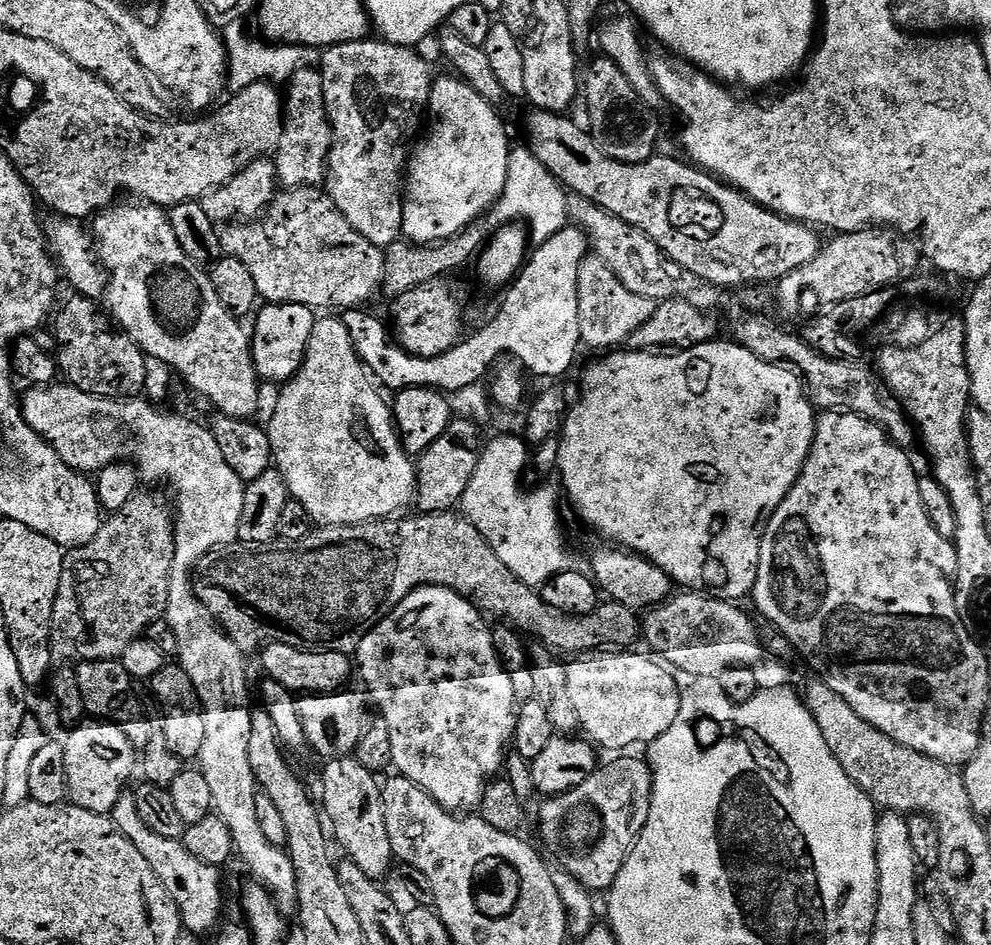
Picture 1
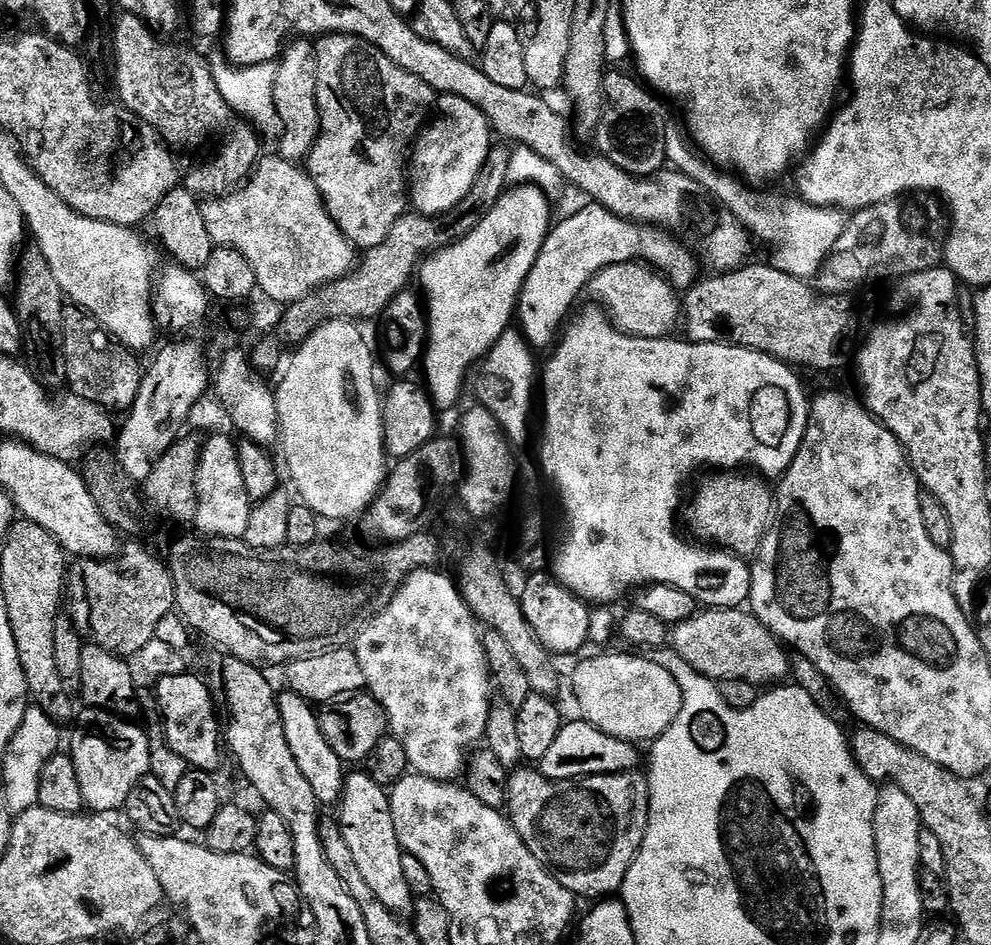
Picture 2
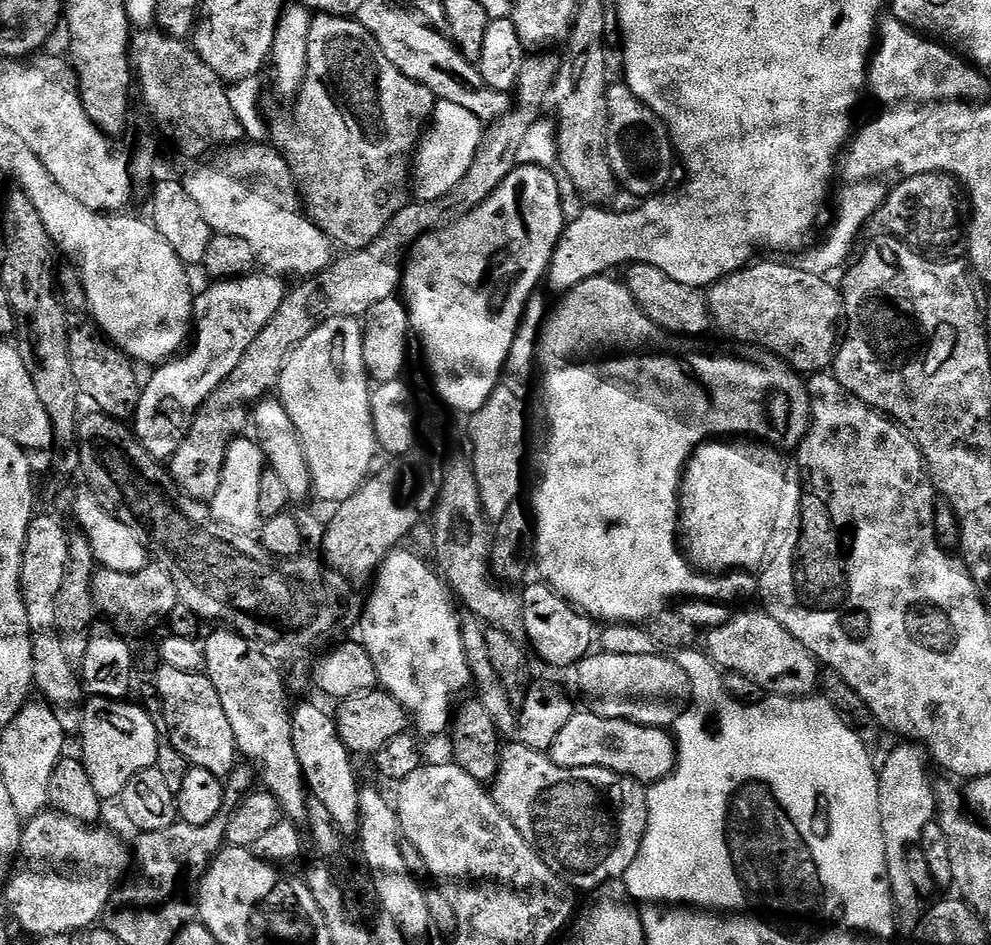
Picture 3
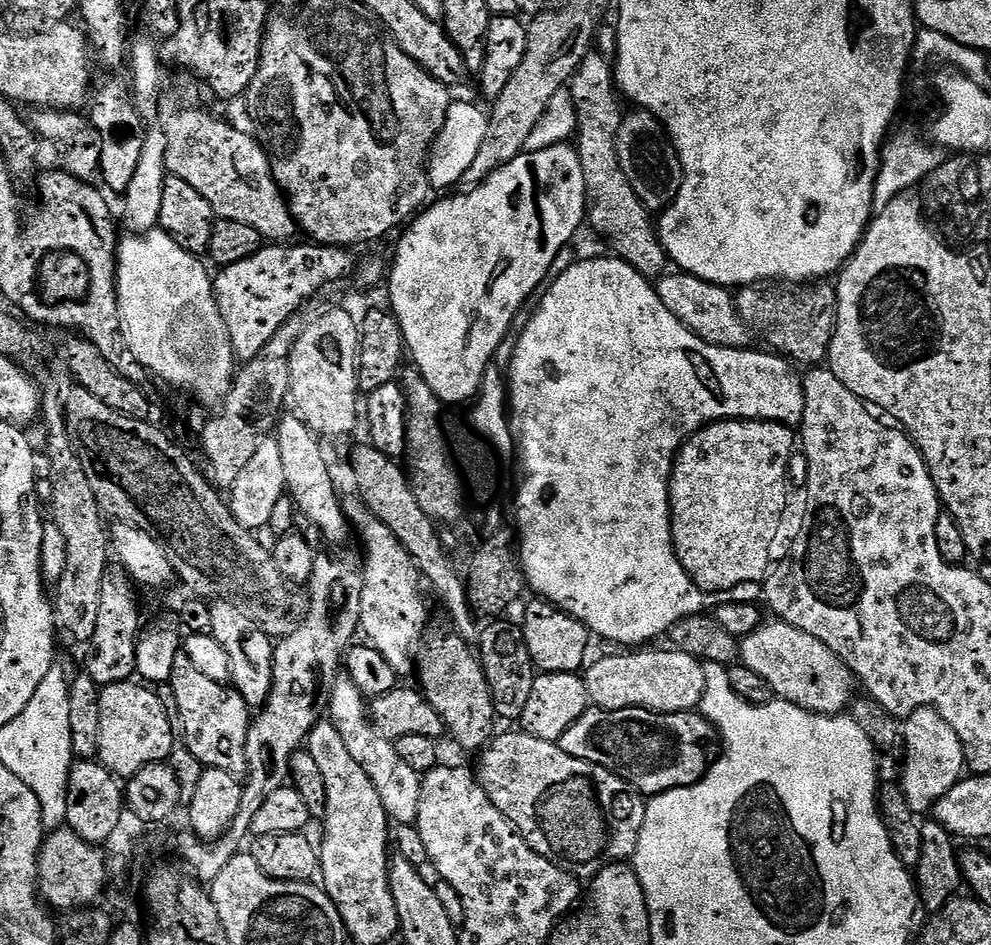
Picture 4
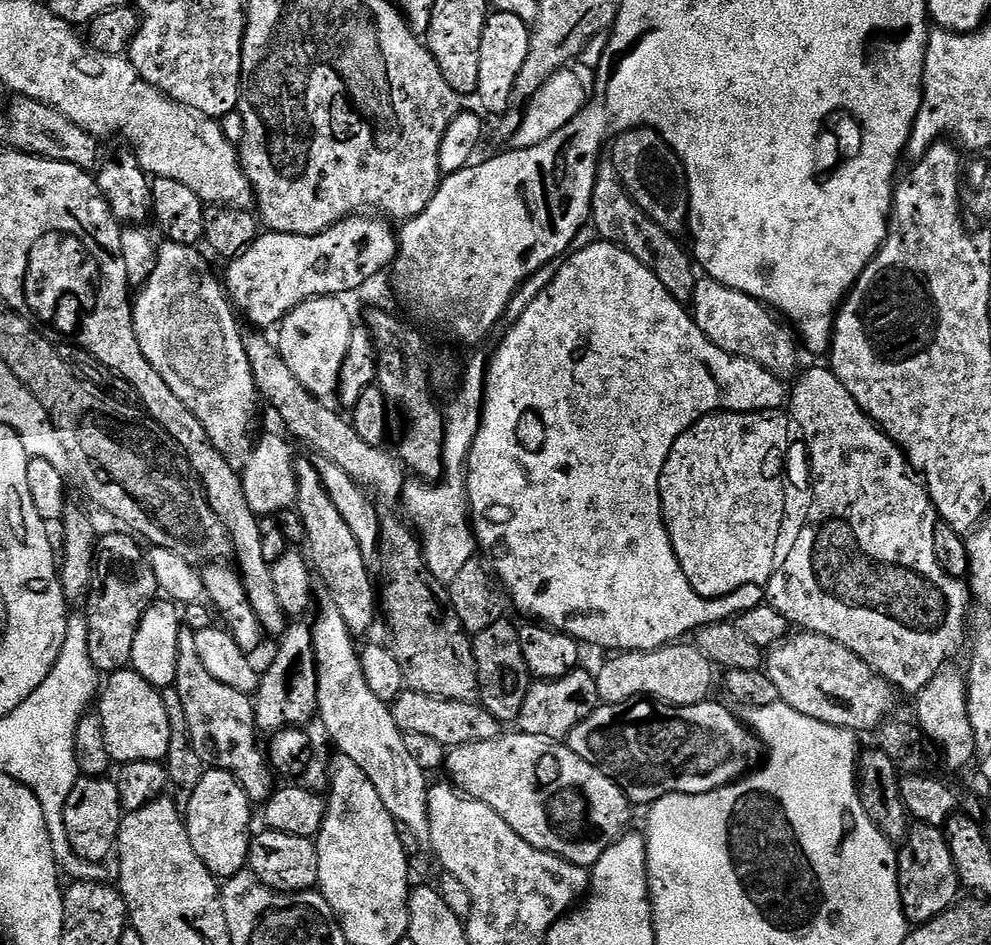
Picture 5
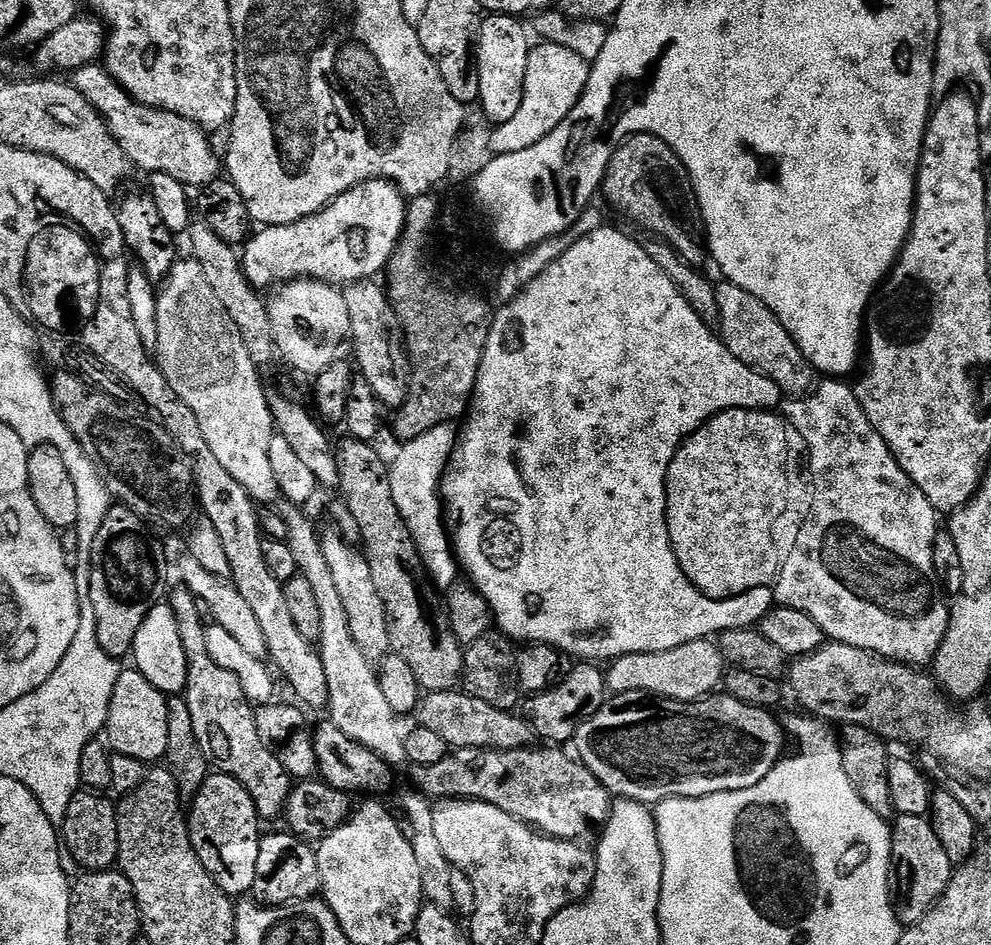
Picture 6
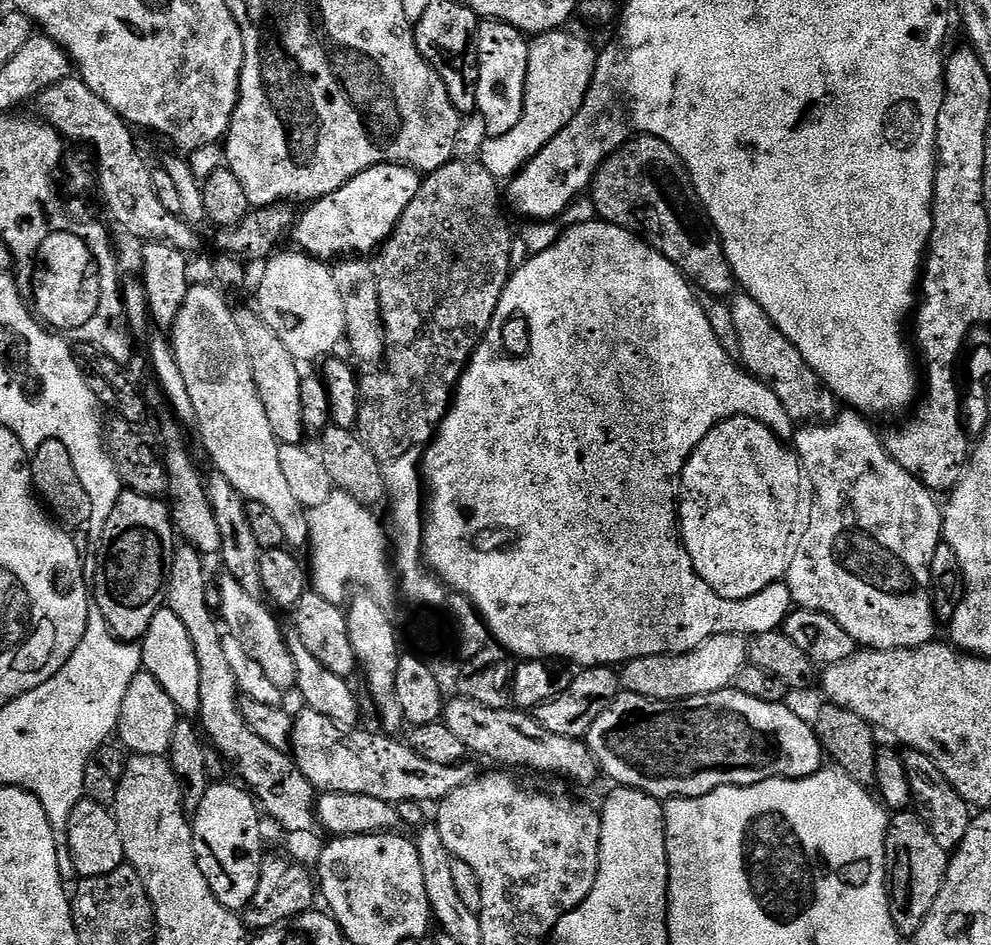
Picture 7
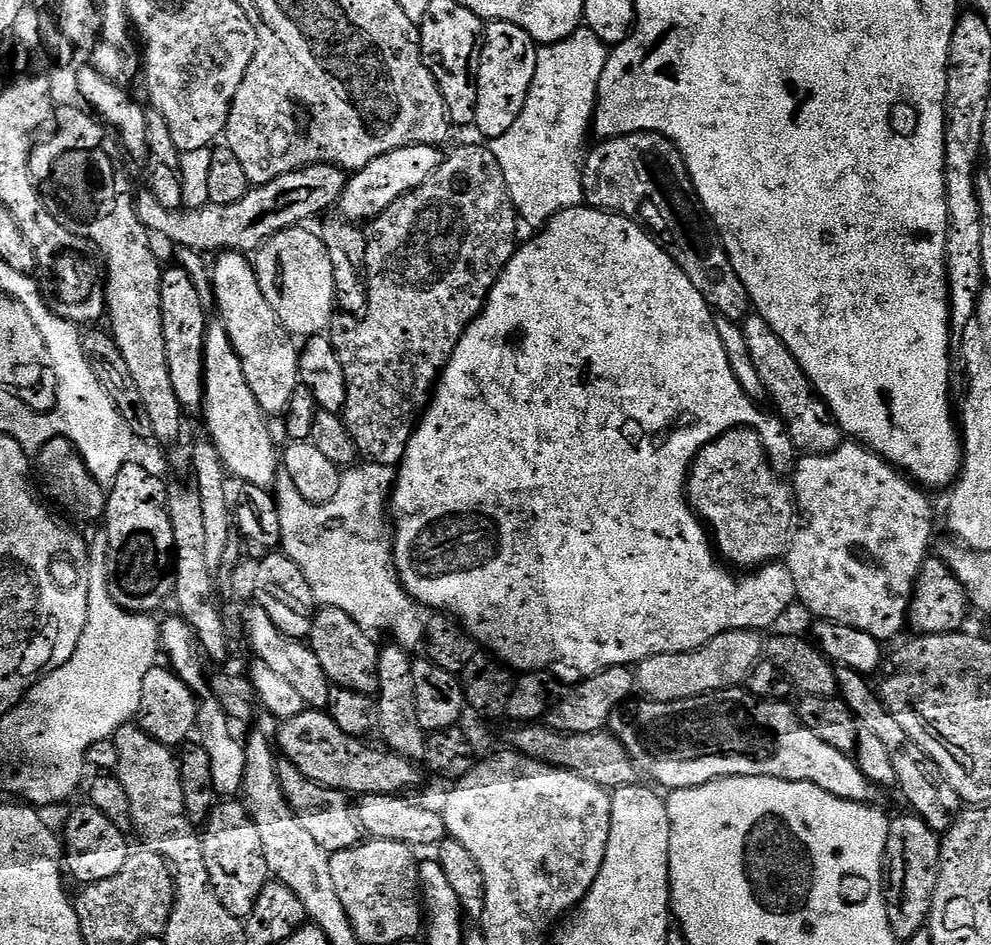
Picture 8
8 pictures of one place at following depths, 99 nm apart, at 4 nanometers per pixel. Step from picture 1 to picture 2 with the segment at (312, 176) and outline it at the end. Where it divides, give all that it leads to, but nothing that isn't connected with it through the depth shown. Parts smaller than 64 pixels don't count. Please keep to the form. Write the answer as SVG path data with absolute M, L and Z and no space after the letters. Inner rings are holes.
M293 39L281 52L274 78L274 106L284 127L282 138L278 141L278 155L293 162L307 161L312 147L316 145L316 139L320 137L318 58L316 45L311 39Z

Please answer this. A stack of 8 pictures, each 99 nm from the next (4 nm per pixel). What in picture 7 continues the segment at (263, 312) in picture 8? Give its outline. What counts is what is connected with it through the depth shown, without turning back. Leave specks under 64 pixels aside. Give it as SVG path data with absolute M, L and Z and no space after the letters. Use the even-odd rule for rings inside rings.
M255 311L236 312L238 330L242 330L242 338L246 338L246 354L250 354L254 382L258 390L258 398L262 398L262 406L266 406L266 418L270 418L270 430L274 430L281 444L300 444L306 431L303 424L302 399L299 394L302 372L299 372L297 361L292 359L290 350L282 346L282 338L266 326Z

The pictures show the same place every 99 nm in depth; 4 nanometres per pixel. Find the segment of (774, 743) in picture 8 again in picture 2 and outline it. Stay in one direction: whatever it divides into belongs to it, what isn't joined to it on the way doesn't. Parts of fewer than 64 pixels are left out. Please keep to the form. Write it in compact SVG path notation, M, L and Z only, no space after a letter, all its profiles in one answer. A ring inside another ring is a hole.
M583 718L575 719L569 719L565 723L558 738L554 738L549 752L539 761L539 771L544 775L551 780L571 780L607 772L630 772L637 767L637 745L633 741L611 736Z

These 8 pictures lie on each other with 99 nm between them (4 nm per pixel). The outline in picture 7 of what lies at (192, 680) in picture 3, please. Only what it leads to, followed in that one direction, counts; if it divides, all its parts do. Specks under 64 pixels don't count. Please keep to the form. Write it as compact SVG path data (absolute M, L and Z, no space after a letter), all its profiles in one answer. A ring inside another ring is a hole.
M177 547L168 566L166 593L167 607L172 608L182 621L182 626L186 626L190 642L194 642L194 654L198 654L199 727L215 755L245 780L240 779L248 792L255 797L267 819L269 816L270 819L277 820L288 832L308 832L317 827L317 789L304 777L288 752L279 752L274 750L274 746L266 746L266 742L262 742L262 738L258 738L258 734L254 734L254 730L246 726L240 713L241 690L236 684L234 670L230 670L230 661L226 659L222 628L213 605L212 608L208 605L208 576L204 573L204 563L205 557L196 548Z

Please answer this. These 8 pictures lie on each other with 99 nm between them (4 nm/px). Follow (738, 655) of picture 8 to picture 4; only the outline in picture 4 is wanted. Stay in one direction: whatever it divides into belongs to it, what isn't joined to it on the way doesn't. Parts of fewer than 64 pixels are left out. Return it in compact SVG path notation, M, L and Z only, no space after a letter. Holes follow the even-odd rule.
M624 650L621 656L593 659L583 673L589 701L605 712L627 708L645 708L651 712L691 712L699 709L704 696L704 664L685 652L644 651L648 650Z

